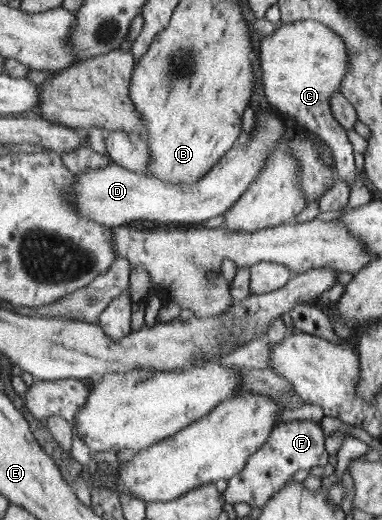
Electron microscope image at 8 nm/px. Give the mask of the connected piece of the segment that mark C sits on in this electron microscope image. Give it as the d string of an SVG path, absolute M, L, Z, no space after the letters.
M307 19L304 21L293 21L291 23L279 25L271 33L264 36L259 42L260 53L260 84L263 86L263 94L270 105L275 106L277 110L293 119L295 124L303 126L311 134L317 136L330 146L335 158L336 177L341 178L349 189L355 186L357 180L357 164L353 158L353 146L347 138L345 128L340 126L332 114L331 99L333 94L339 94L340 86L343 85L344 78L348 73L348 62L351 62L348 54L348 46L345 40L341 38L331 27L324 23Z

